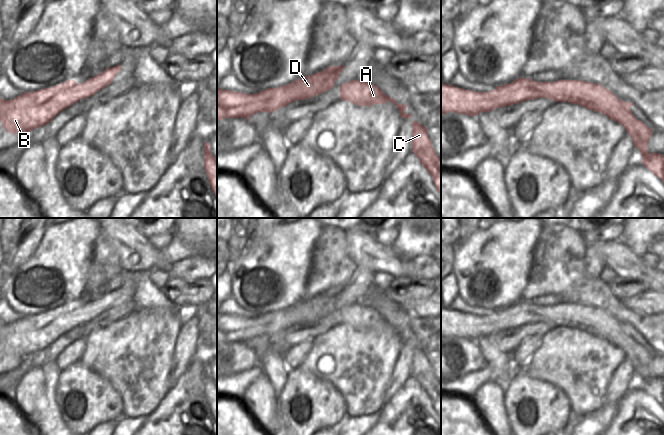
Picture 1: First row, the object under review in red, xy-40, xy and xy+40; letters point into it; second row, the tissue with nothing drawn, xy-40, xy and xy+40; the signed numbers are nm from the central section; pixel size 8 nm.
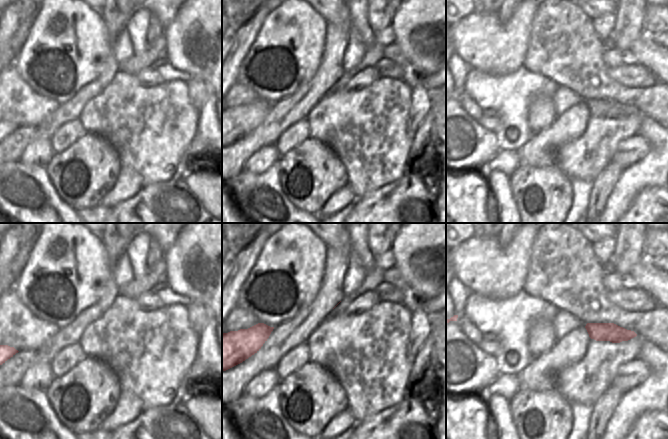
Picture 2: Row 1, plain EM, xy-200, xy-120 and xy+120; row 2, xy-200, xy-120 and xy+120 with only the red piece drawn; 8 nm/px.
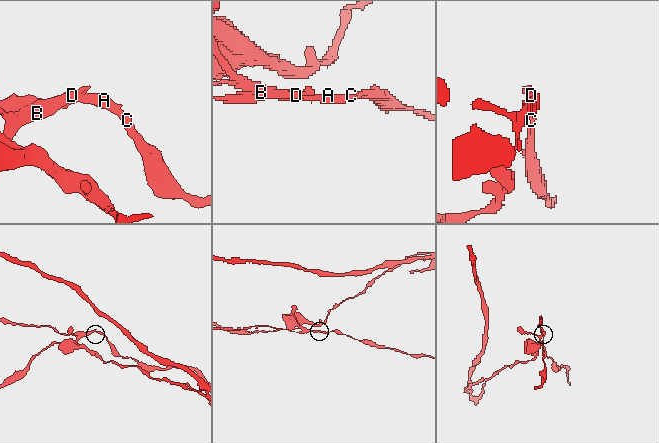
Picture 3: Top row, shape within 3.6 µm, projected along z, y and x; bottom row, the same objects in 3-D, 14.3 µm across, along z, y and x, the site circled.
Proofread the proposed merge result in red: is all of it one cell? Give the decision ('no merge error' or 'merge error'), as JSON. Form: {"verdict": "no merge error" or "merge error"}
{"verdict": "merge error"}

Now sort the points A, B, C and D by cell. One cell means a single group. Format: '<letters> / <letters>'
A C / B D

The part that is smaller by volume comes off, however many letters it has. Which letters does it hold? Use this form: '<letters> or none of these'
A, C

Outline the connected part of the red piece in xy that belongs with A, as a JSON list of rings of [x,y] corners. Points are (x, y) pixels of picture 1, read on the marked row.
[[[351,80],[341,84],[340,100],[351,102],[357,106],[385,104],[389,101],[398,108],[401,118],[410,119],[412,117],[412,114],[404,113],[408,106],[397,104],[393,98],[387,96],[380,88],[365,80]]]

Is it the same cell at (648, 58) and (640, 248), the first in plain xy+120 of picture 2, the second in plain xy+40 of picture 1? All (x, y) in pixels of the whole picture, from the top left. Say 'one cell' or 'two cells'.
two cells

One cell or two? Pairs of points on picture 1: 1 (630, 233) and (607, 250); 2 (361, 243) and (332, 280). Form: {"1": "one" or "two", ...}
{"1": "two", "2": "two"}

